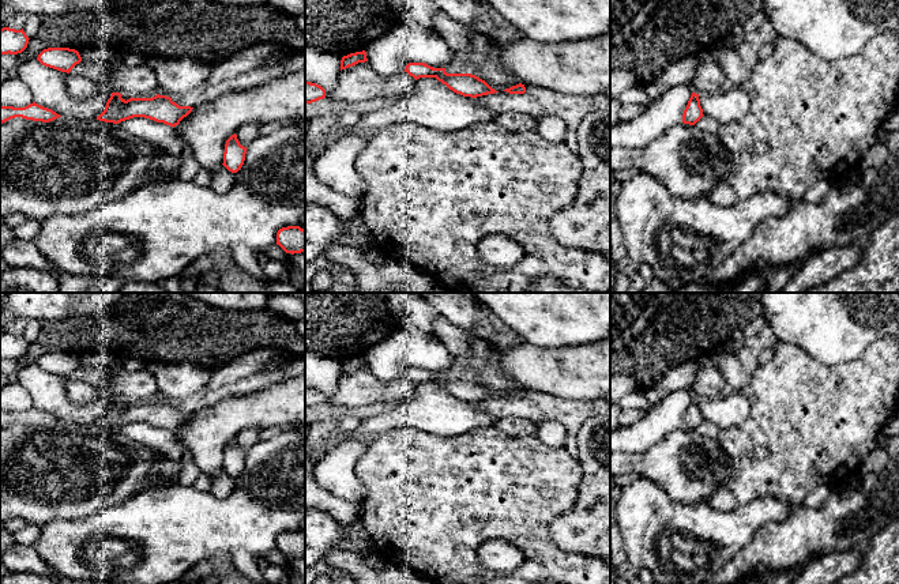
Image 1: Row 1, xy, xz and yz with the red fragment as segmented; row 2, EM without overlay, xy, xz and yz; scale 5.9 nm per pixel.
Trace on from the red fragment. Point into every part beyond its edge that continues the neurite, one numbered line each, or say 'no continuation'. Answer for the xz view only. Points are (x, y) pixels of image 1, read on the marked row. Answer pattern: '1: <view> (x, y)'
no continuation

